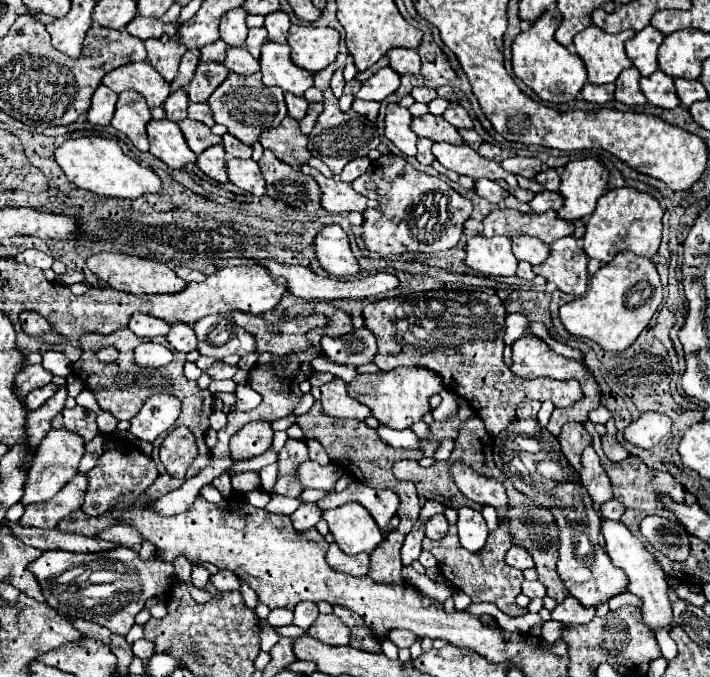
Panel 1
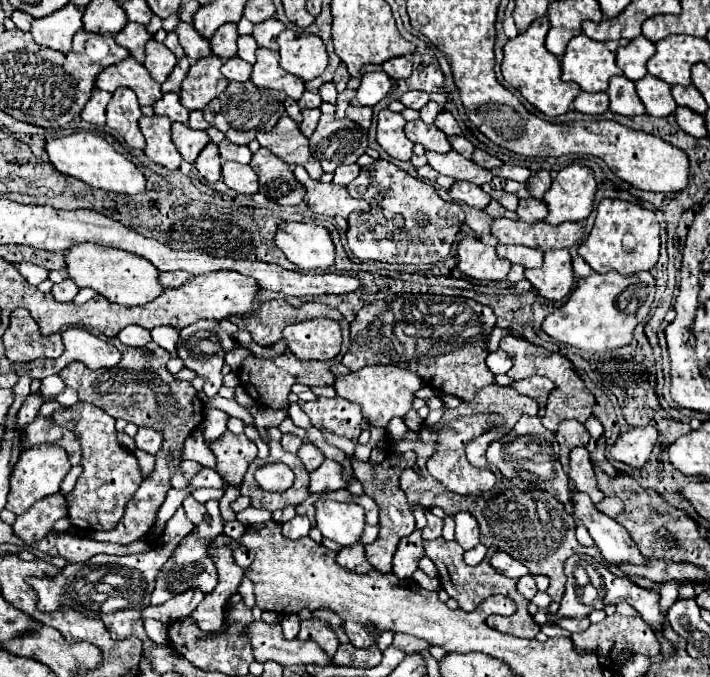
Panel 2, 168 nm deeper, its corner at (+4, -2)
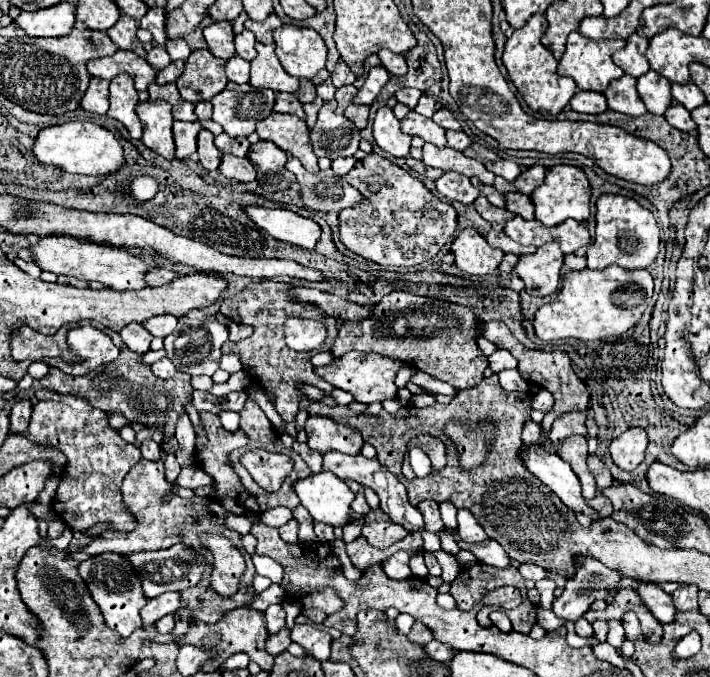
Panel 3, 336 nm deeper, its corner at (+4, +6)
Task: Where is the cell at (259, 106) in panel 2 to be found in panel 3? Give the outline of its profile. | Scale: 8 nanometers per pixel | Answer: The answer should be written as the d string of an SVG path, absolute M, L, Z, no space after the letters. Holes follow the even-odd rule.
M229 82L211 104L213 120L223 126L225 134L233 138L249 136L255 132L255 124L273 112L275 92L255 90L251 84Z

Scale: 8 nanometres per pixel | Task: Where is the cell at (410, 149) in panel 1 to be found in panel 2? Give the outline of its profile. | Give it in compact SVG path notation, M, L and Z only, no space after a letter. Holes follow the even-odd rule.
M389 108L379 112L377 122L377 142L381 148L397 160L409 160L413 154L413 142L403 132L405 118L399 112L391 112Z

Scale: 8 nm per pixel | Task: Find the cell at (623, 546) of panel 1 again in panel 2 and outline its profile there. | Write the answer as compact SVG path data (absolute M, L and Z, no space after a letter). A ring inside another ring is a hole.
M573 492L573 504L575 504L573 514L589 530L591 538L595 540L595 546L601 550L603 558L611 566L647 564L647 558L639 552L639 546L631 540L625 528L617 520L601 514L589 496Z

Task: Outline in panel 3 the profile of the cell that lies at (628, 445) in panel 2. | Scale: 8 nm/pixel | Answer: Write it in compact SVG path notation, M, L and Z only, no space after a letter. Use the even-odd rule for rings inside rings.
M629 428L619 438L615 438L609 446L609 454L613 462L627 472L633 472L645 458L647 434L643 428Z

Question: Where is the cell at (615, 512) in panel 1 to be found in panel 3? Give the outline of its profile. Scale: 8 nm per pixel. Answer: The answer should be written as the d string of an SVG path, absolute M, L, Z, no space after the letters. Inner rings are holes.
M597 494L595 498L591 498L589 502L587 502L601 518L607 518L607 516L611 516L611 512L613 512L613 508L611 508L611 502L603 496L603 494Z

